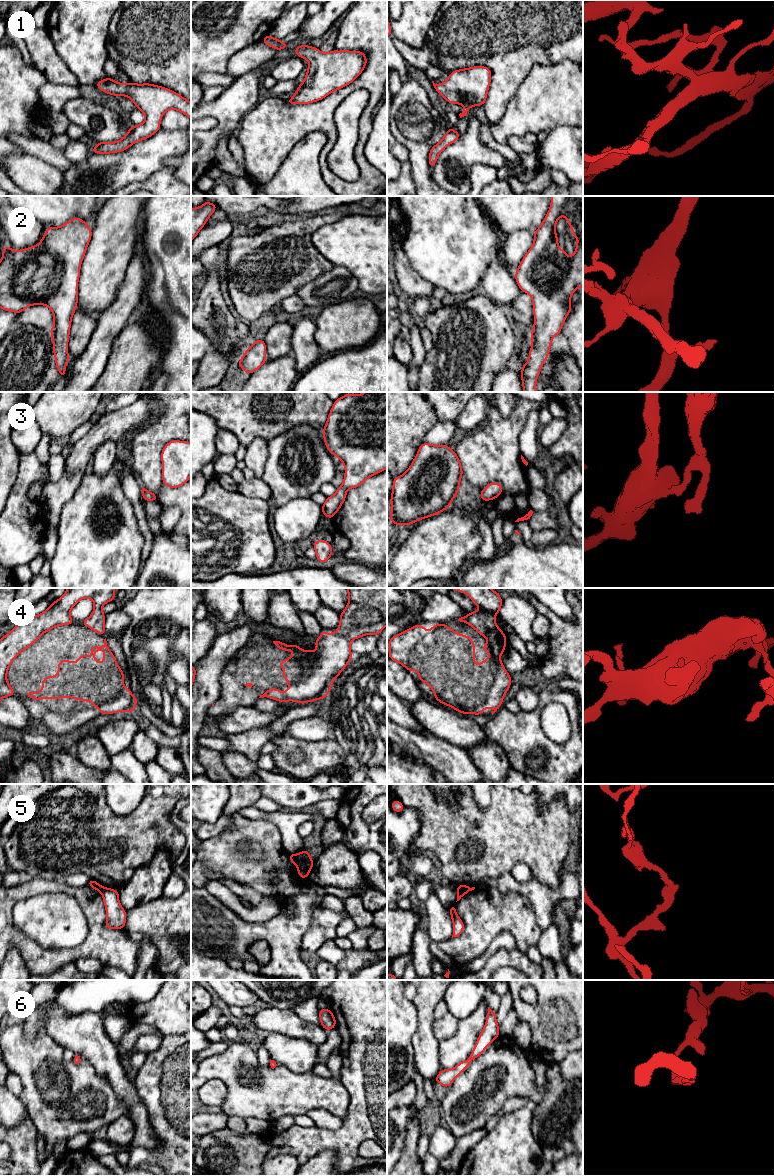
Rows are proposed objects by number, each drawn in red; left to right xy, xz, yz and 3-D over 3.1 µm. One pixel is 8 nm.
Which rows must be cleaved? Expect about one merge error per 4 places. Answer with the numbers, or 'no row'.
5

